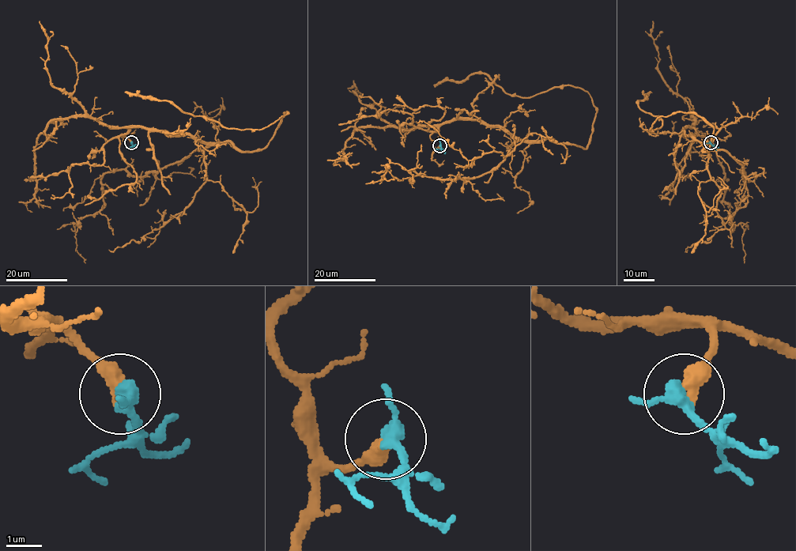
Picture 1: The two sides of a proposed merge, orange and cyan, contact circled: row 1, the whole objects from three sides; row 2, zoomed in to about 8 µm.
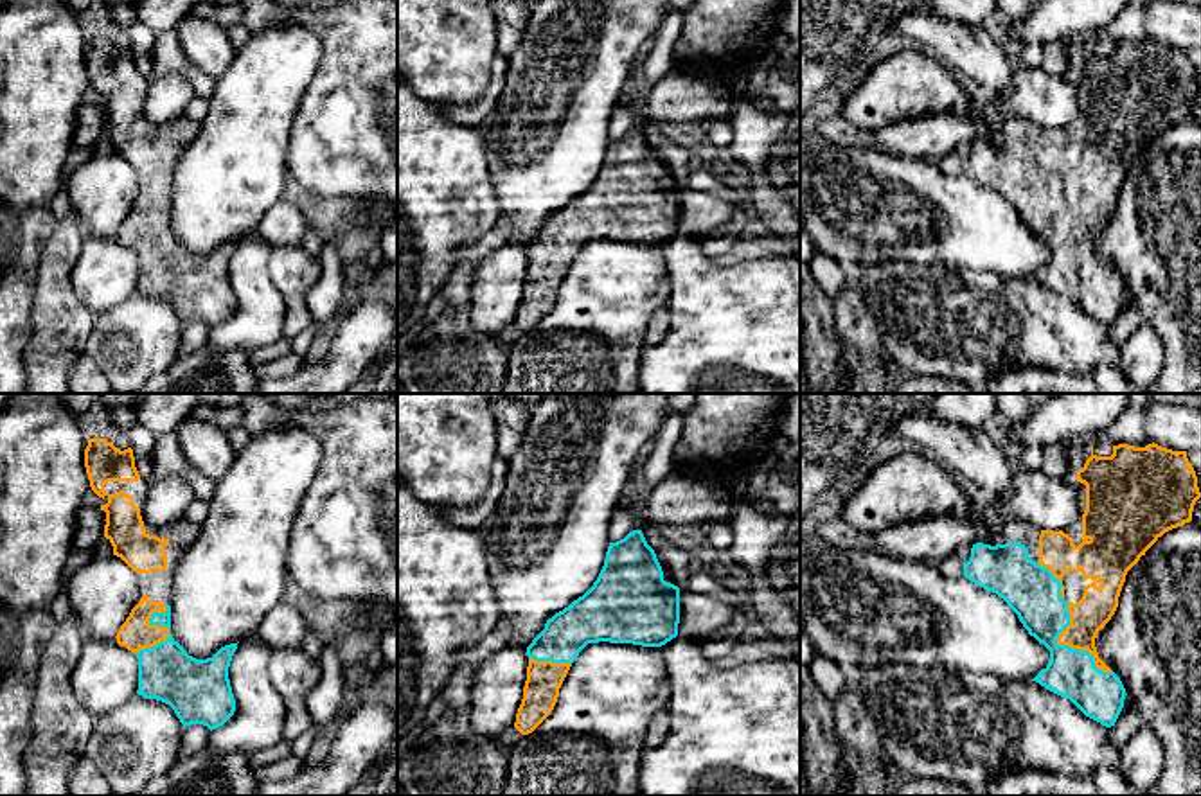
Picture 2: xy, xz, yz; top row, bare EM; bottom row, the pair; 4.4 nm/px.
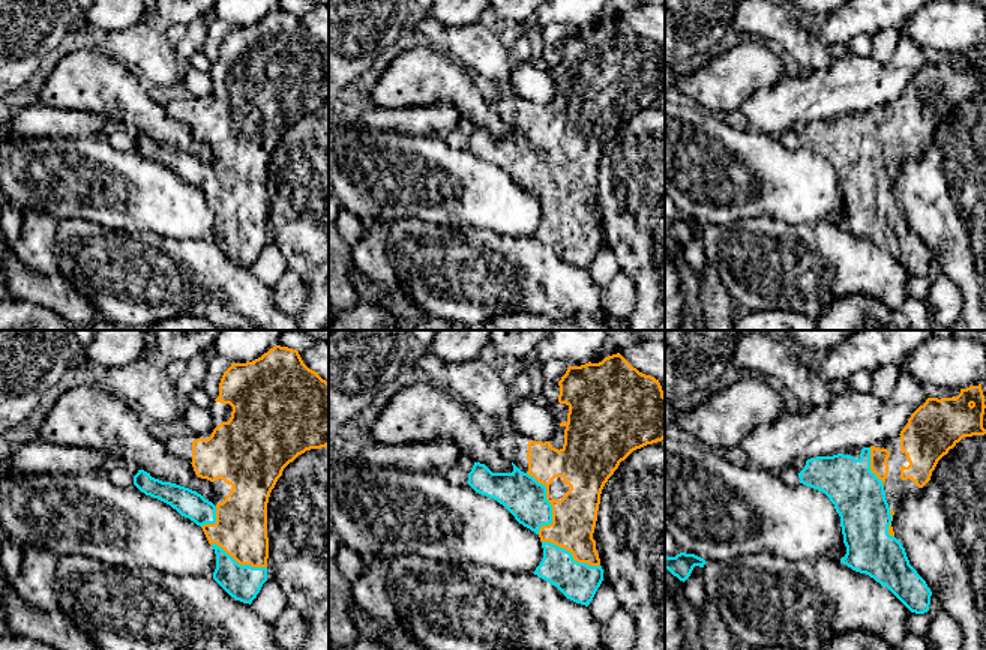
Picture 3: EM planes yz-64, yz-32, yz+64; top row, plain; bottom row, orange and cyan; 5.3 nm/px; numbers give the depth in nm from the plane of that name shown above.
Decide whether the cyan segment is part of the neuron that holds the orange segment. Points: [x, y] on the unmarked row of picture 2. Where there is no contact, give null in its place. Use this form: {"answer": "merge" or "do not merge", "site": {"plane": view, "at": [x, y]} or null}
{"answer": "merge", "site": {"plane": "yz", "at": [1068, 243]}}

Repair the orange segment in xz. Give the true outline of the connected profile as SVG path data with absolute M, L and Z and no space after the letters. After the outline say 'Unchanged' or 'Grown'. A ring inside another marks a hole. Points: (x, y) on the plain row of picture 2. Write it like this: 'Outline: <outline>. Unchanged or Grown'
Outline: M642 128L609 140L593 183L547 217L527 244L529 264L514 325L532 331L554 307L559 286L588 241L662 244L678 234L680 185L663 178Z. Grown

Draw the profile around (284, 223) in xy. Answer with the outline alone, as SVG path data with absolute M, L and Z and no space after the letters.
M289 194L266 210L255 232L271 246L302 246L307 230L300 198Z

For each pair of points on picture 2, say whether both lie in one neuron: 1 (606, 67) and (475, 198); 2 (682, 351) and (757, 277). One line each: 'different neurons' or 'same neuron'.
1: different neurons
2: same neuron

